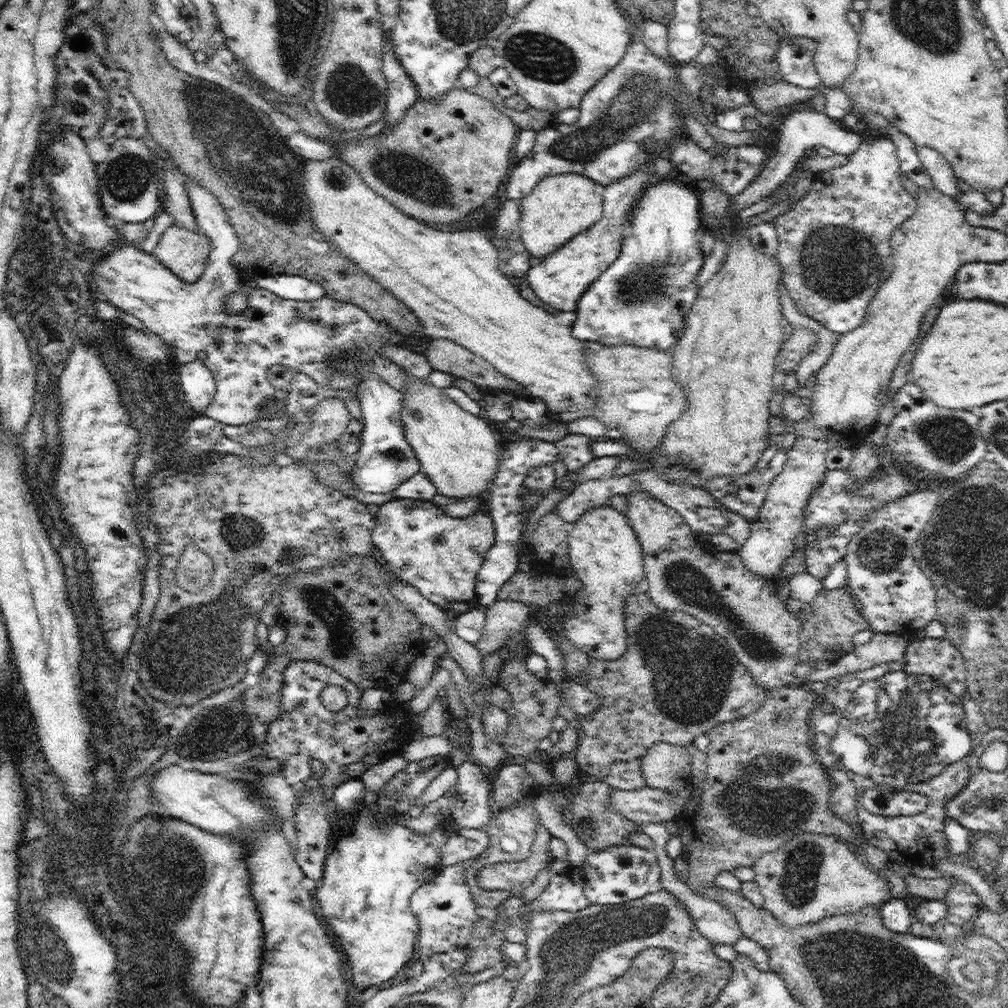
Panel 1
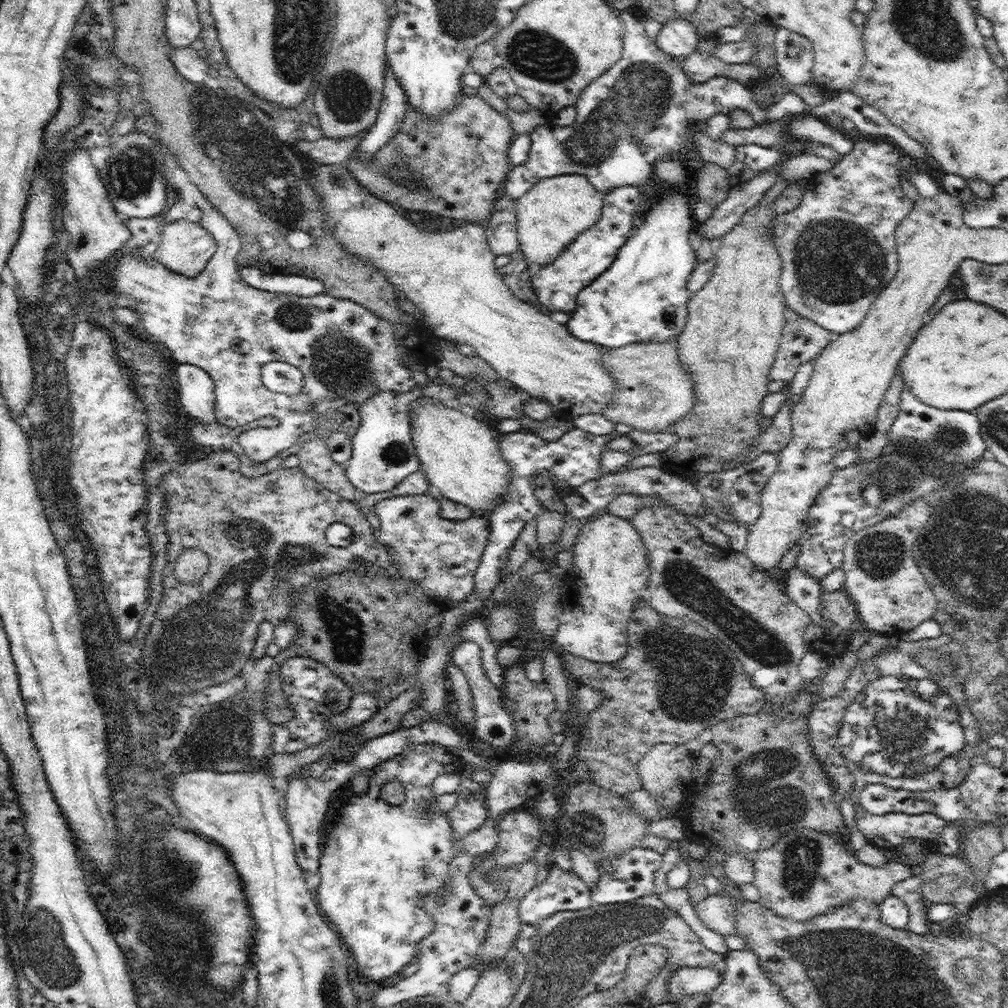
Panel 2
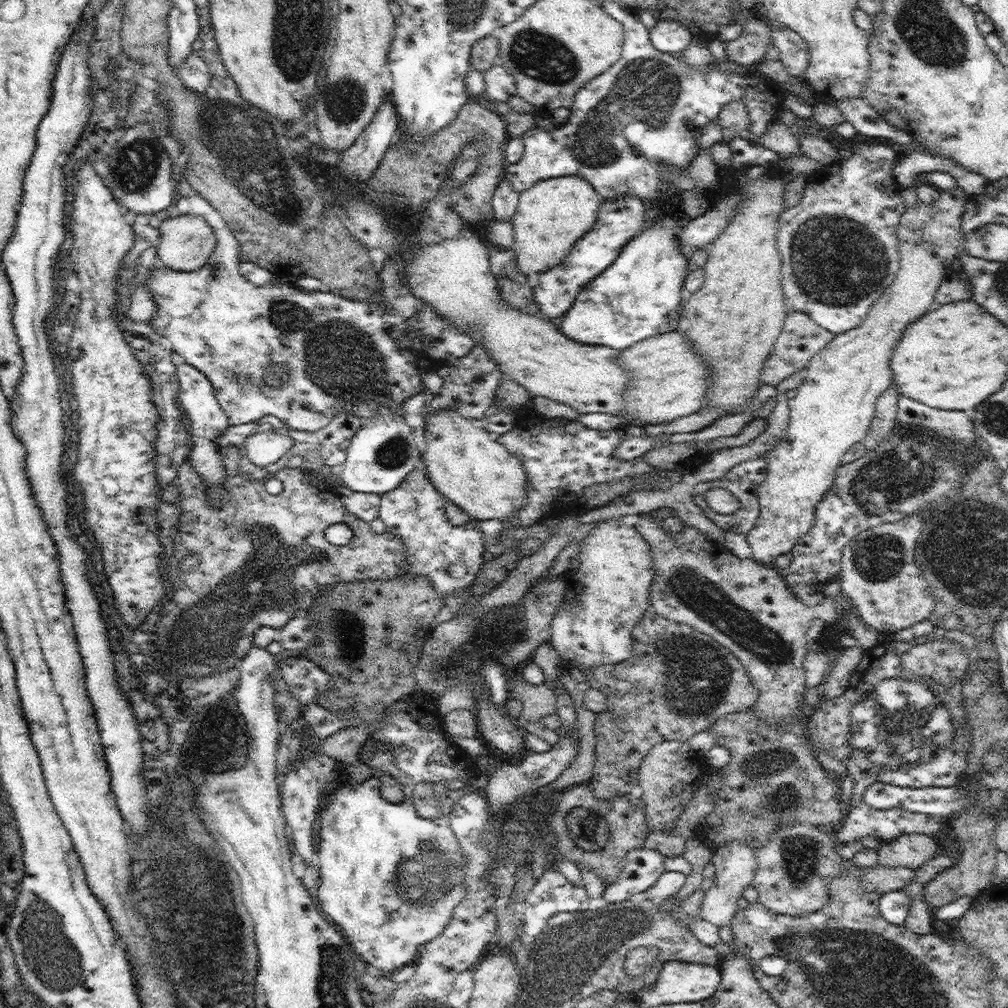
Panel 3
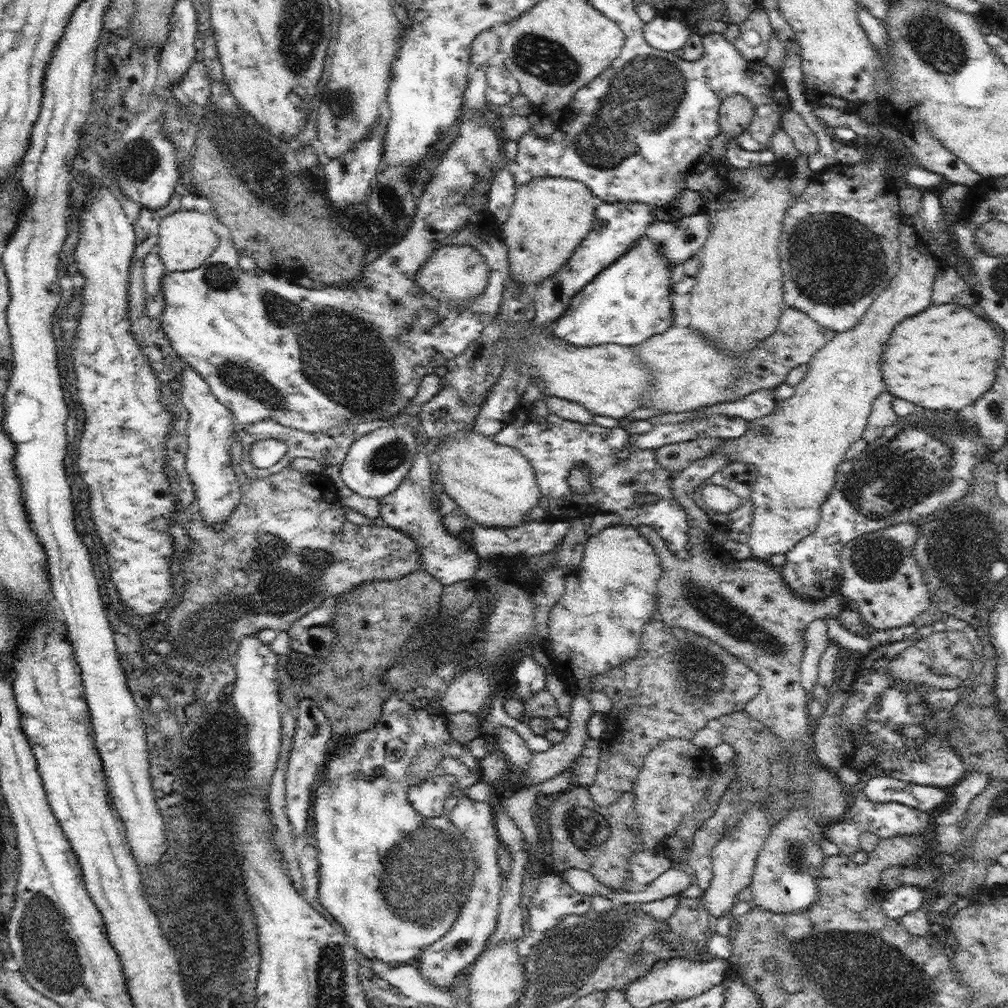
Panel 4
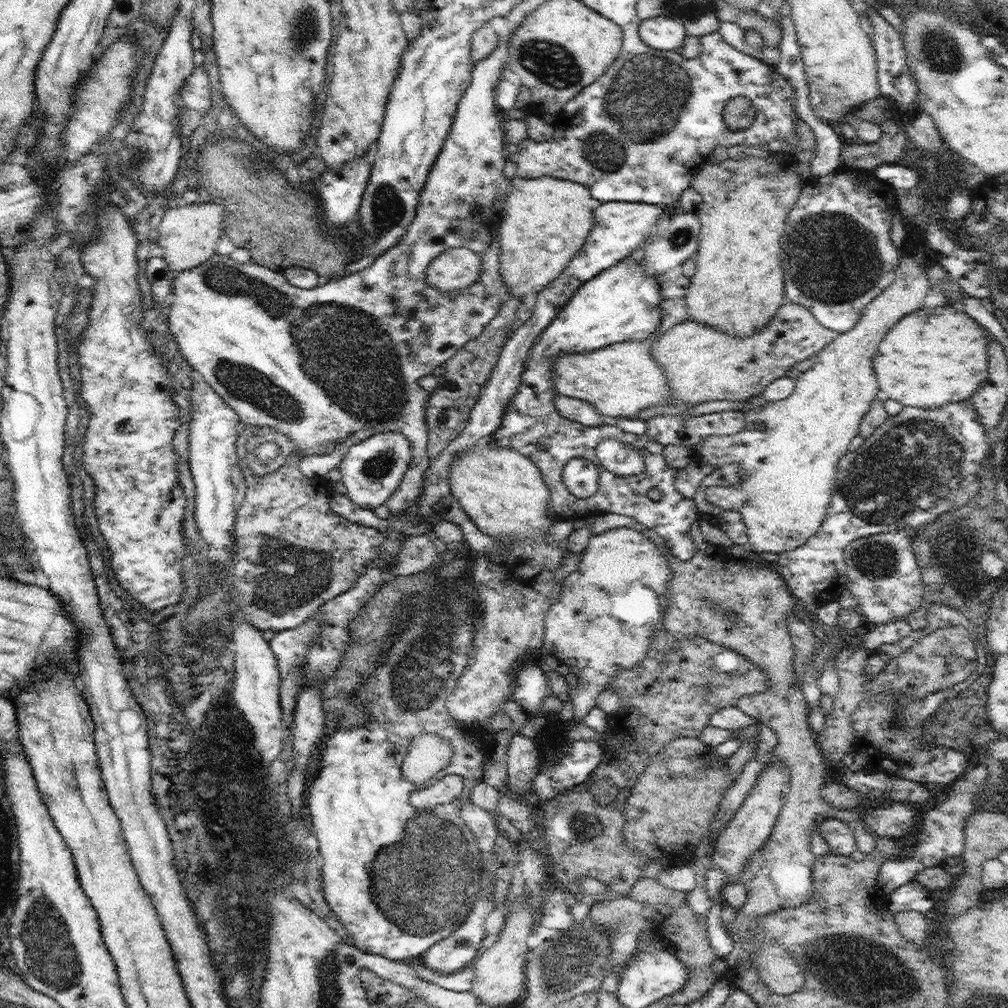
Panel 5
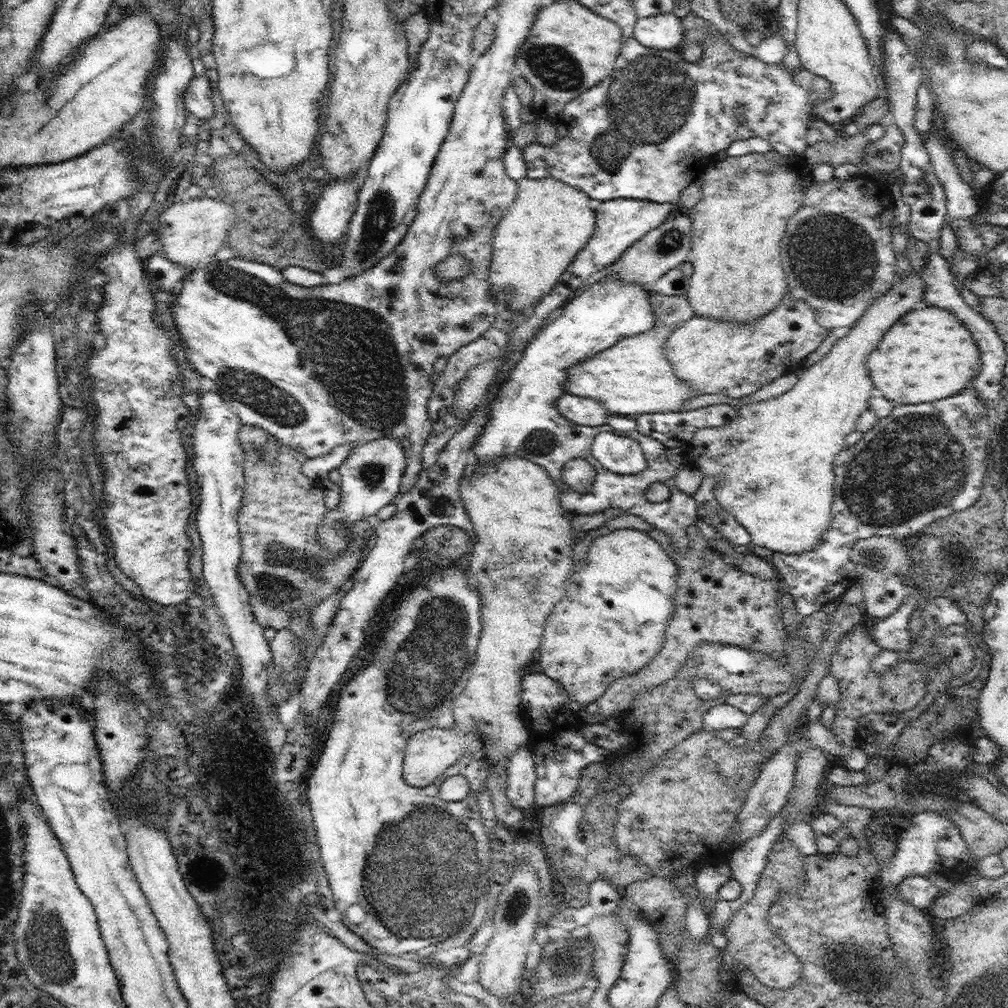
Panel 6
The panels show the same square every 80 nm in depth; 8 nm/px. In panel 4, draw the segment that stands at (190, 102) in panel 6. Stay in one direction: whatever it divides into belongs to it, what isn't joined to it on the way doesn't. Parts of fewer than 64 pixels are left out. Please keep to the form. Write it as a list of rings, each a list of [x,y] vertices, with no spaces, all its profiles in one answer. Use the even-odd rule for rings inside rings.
[[[195,60],[190,65],[179,86],[195,107],[202,108],[208,104],[211,96],[211,79],[203,61]]]

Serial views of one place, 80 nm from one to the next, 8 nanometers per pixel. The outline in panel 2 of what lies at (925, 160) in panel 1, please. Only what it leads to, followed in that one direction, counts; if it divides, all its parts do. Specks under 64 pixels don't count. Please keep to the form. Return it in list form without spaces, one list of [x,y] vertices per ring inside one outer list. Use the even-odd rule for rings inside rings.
[[[835,92],[826,94],[824,104],[812,109],[814,116],[835,114],[843,119],[850,119],[855,127],[867,135],[889,137],[892,143],[900,146],[902,152],[914,160],[926,160],[931,163],[926,150],[916,140],[910,138],[901,128],[882,114],[875,106],[864,104],[853,92]]]

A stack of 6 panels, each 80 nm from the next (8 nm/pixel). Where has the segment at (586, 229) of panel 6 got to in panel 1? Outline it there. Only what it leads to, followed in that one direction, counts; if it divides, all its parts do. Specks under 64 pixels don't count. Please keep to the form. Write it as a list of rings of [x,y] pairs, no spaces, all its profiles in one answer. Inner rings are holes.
[[[564,173],[543,178],[534,190],[520,200],[519,230],[526,248],[534,258],[546,258],[577,234],[602,218],[604,199],[602,187],[591,178]]]

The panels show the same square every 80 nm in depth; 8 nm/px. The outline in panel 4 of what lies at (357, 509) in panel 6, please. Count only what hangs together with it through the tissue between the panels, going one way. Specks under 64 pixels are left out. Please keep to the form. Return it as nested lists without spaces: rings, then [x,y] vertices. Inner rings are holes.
[[[406,426],[377,428],[350,445],[344,462],[339,465],[342,480],[350,491],[361,497],[382,499],[398,489],[408,471],[412,468],[417,455],[417,444],[413,428]]]

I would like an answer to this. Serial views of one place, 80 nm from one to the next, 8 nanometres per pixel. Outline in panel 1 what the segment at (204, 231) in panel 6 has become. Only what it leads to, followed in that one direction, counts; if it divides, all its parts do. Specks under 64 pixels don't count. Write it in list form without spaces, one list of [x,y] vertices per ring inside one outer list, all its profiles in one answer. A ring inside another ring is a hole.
[[[170,225],[151,252],[183,284],[196,282],[205,271],[212,245],[198,230]]]

